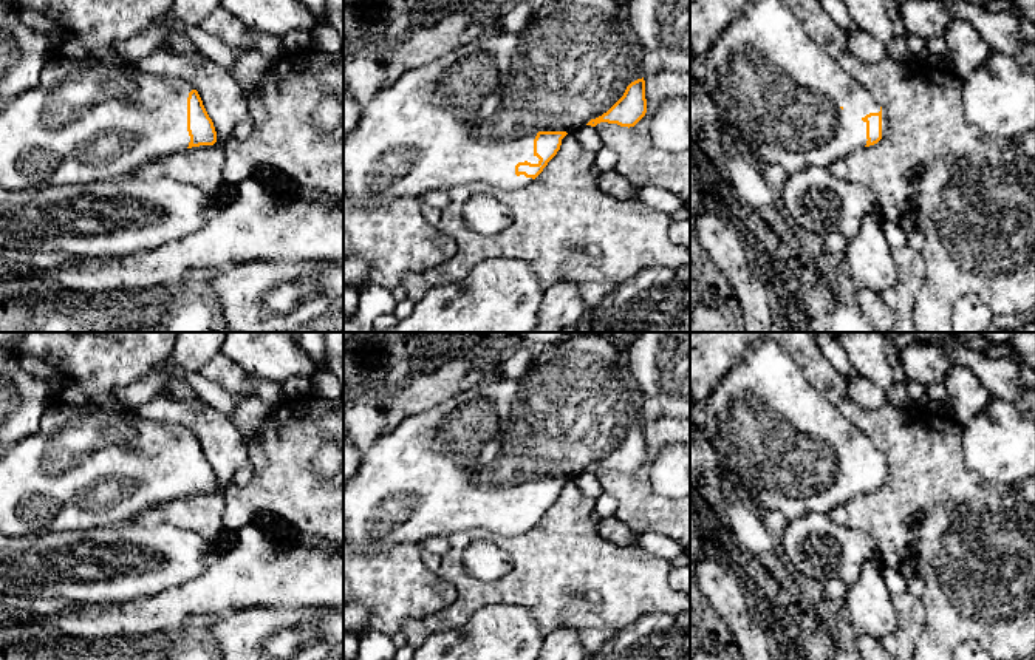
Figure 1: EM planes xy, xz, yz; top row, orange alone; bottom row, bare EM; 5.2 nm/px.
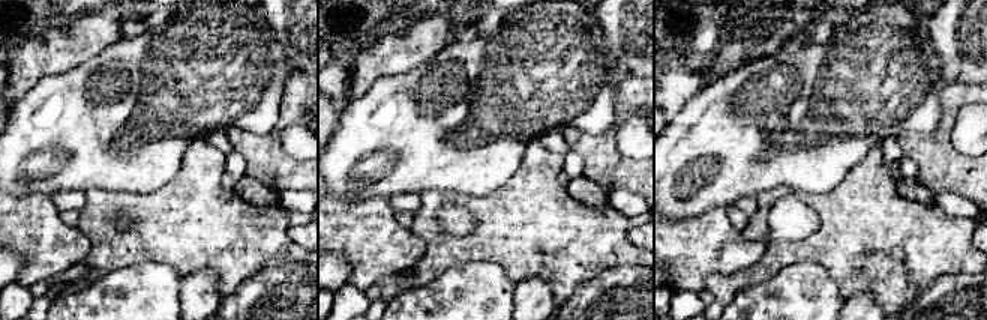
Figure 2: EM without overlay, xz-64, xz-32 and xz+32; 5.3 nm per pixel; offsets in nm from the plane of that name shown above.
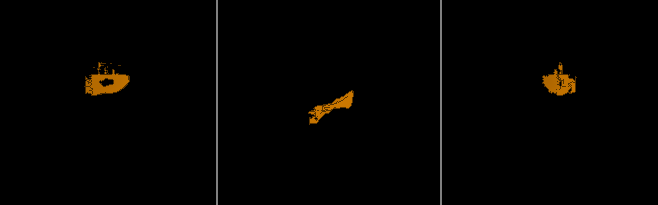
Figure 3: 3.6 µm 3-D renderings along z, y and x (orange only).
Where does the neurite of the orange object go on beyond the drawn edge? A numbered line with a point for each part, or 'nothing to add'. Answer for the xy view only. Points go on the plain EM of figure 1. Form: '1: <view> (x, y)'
1: xy (92, 467)

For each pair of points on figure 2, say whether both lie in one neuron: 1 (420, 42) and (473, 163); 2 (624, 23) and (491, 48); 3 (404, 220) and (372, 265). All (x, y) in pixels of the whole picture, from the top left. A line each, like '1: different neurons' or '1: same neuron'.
1: different neurons
2: different neurons
3: different neurons

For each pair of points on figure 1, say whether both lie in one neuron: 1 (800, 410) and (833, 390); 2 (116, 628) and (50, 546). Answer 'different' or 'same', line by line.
1: different
2: different

